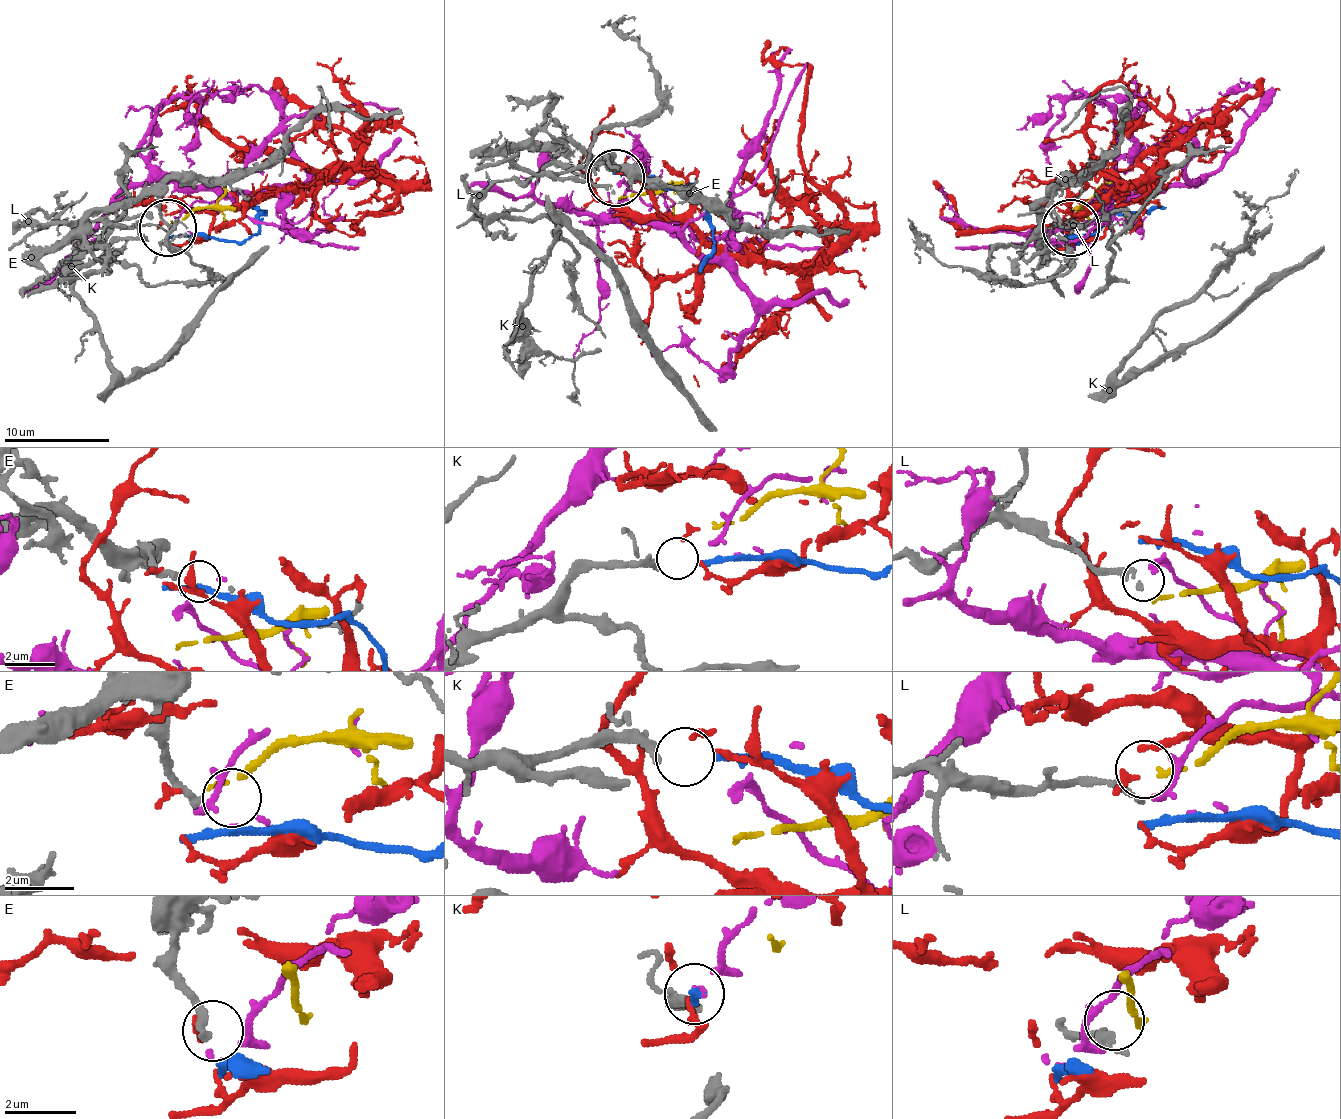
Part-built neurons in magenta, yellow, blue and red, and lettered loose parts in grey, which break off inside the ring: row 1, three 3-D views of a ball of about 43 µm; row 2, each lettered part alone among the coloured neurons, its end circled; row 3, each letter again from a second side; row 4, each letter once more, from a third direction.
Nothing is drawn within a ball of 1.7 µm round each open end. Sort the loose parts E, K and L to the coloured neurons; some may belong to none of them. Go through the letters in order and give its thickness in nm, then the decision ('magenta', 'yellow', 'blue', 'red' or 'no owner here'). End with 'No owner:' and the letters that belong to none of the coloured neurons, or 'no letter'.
E: 240 nm thick; no owner here
K: 300 nm thick; blue
L: 240 nm thick; yellow
No owner: E

